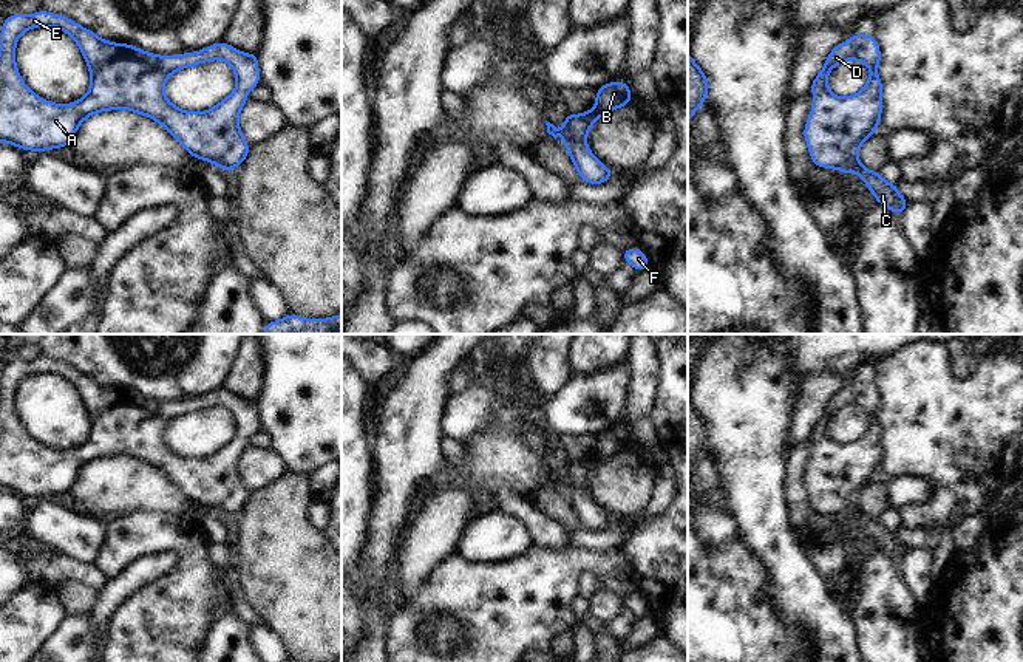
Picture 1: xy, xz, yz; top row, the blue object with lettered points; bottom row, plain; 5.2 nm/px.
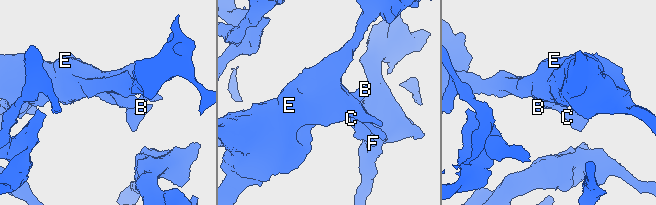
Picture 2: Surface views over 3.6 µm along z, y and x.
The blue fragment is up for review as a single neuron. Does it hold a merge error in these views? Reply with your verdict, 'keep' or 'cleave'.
keep

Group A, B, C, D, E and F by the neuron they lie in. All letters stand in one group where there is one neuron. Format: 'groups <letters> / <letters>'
groups A B C D E F

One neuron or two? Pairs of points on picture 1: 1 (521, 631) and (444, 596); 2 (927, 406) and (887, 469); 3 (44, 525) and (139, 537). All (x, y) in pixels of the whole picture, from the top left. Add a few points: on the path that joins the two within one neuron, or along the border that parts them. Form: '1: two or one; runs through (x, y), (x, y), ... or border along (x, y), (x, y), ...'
1: one; runs through (515, 605), (501, 585), (481, 586), (470, 596)
2: one; runs through (927, 421), (927, 429), (903, 453)
3: two; border along (101, 545), (98, 552)

